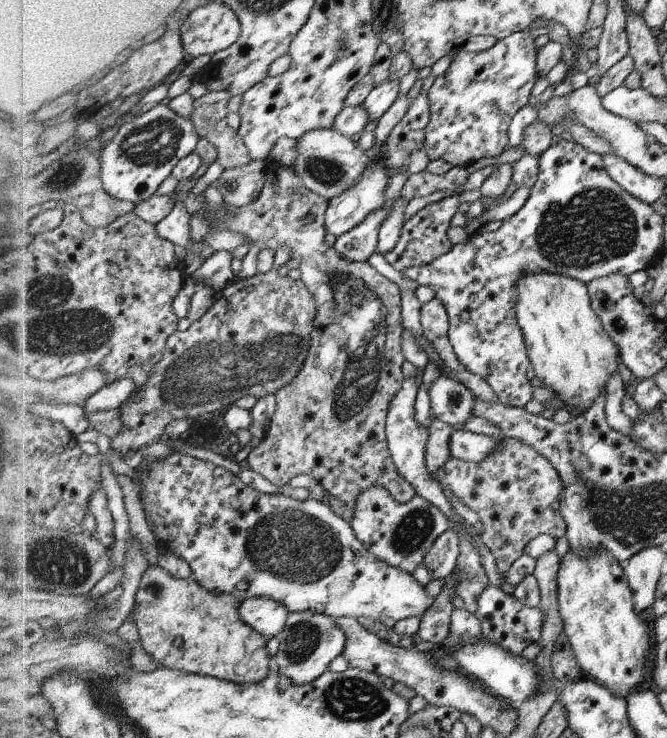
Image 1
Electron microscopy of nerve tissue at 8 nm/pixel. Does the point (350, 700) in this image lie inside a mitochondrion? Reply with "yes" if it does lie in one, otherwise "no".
yes

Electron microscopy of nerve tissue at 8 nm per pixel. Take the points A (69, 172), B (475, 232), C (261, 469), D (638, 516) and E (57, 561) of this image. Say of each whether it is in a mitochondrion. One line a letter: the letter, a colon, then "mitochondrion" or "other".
A: mitochondrion
B: other
C: other
D: mitochondrion
E: mitochondrion

